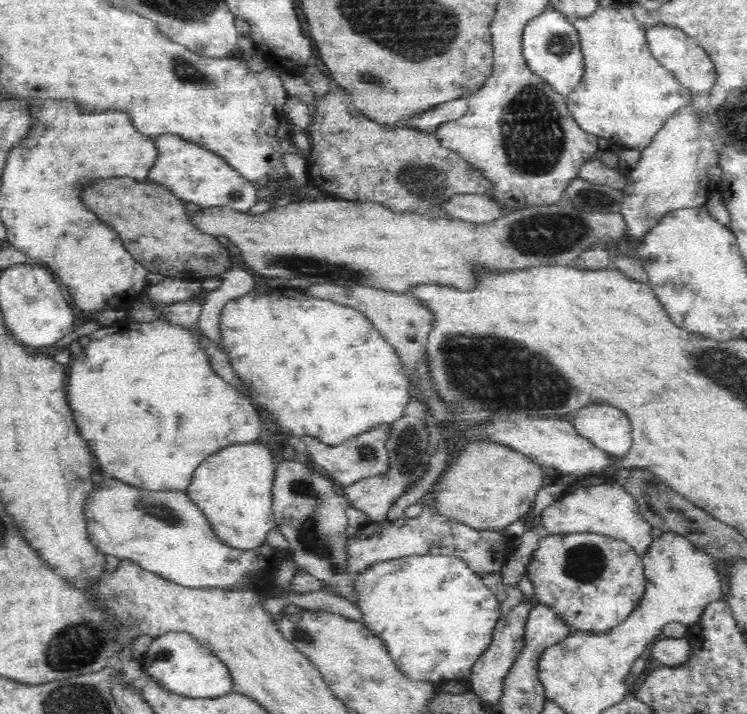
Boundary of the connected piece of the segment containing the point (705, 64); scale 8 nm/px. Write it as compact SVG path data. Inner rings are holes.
M661 21L651 26L646 25L644 37L646 37L646 43L648 43L648 48L654 58L671 70L672 74L675 74L675 77L680 80L682 86L689 89L694 95L709 95L716 83L716 69L698 42L690 40L683 30L666 26Z

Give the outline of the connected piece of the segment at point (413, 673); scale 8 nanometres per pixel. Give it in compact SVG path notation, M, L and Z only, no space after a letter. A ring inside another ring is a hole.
M412 555L409 557L395 558L390 561L378 562L376 565L372 565L372 568L368 568L364 573L360 573L355 577L355 589L357 607L362 611L363 621L366 623L366 626L368 626L378 638L382 638L382 640L386 642L392 660L394 660L398 666L402 666L401 669L404 670L404 674L407 674L408 678L412 680L422 682L433 683L440 682L440 680L460 681L462 678L468 678L472 674L473 666L491 645L496 623L502 616L502 602L499 602L497 596L485 585L483 577L478 575L474 570L471 570L470 566L466 565L462 559L448 555Z

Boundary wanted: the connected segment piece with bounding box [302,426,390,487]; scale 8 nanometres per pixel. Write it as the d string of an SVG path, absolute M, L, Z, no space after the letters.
M380 426L376 430L364 432L356 438L350 438L339 446L326 445L314 436L304 436L302 440L308 447L308 453L314 459L316 466L324 469L329 478L333 478L333 480L340 482L342 486L347 487L364 477L372 477L388 471L389 457L386 451L388 434L390 434L390 426Z

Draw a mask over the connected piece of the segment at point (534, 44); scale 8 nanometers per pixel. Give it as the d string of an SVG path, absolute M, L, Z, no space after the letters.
M548 8L528 22L523 32L523 55L532 72L541 76L551 88L566 98L582 82L585 65L579 34L574 25L568 23L568 19L554 8Z

